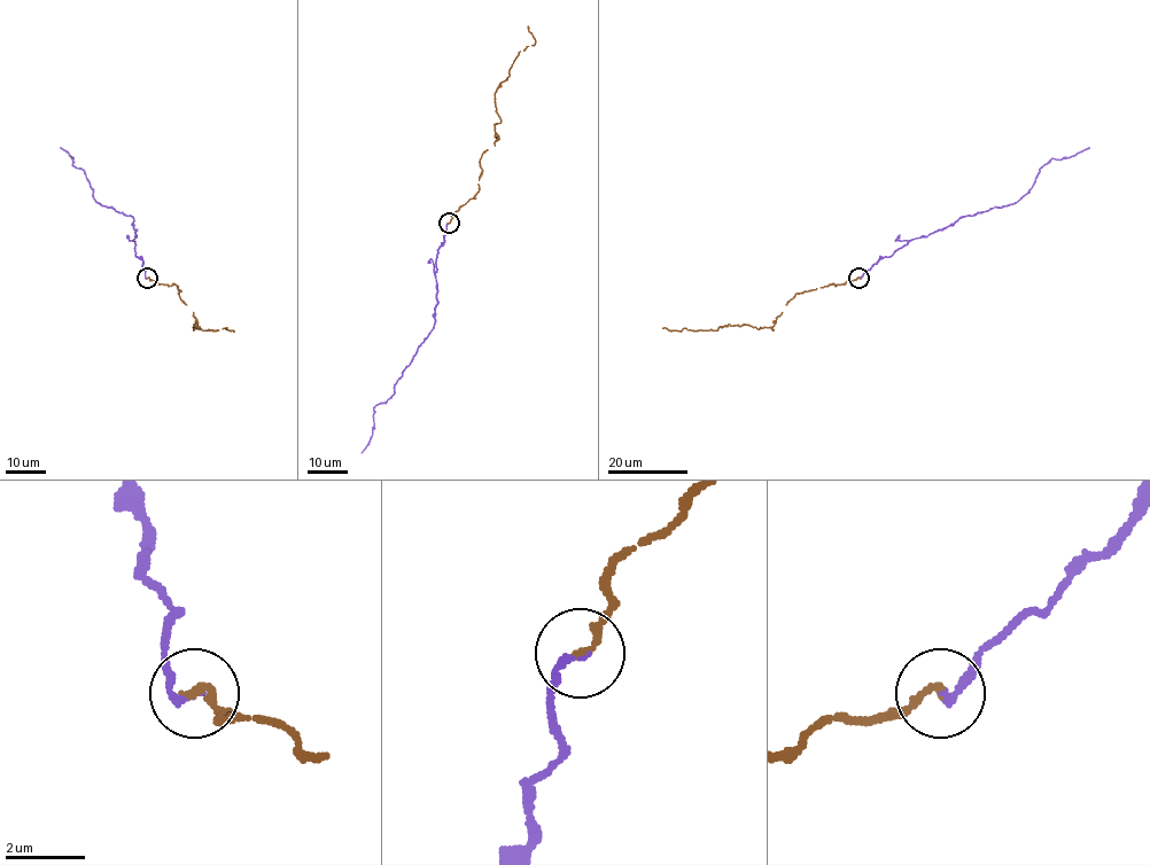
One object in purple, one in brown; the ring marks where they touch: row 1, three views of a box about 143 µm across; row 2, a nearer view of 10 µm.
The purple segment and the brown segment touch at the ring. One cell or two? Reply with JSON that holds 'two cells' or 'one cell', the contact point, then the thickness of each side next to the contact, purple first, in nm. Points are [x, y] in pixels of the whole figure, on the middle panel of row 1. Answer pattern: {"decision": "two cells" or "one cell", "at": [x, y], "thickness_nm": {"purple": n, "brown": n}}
{"decision": "one cell", "at": [449, 223], "thickness_nm": {"purple": 160, "brown": 240}}

